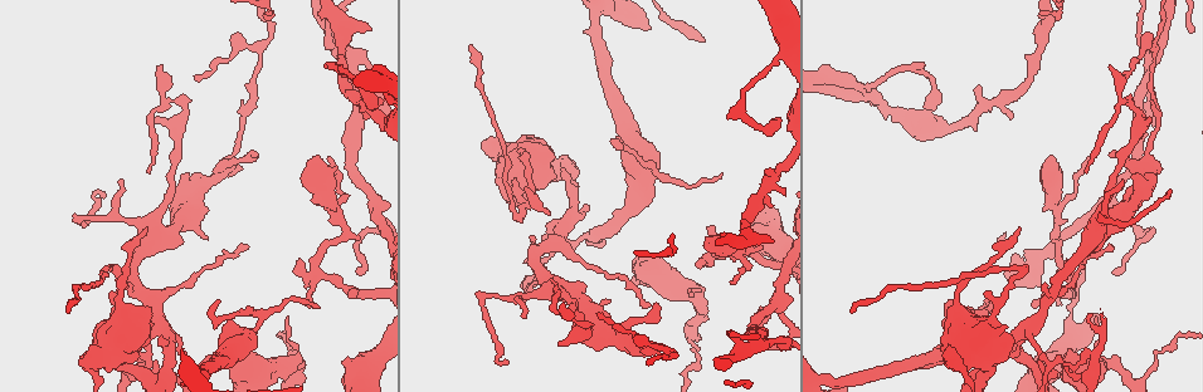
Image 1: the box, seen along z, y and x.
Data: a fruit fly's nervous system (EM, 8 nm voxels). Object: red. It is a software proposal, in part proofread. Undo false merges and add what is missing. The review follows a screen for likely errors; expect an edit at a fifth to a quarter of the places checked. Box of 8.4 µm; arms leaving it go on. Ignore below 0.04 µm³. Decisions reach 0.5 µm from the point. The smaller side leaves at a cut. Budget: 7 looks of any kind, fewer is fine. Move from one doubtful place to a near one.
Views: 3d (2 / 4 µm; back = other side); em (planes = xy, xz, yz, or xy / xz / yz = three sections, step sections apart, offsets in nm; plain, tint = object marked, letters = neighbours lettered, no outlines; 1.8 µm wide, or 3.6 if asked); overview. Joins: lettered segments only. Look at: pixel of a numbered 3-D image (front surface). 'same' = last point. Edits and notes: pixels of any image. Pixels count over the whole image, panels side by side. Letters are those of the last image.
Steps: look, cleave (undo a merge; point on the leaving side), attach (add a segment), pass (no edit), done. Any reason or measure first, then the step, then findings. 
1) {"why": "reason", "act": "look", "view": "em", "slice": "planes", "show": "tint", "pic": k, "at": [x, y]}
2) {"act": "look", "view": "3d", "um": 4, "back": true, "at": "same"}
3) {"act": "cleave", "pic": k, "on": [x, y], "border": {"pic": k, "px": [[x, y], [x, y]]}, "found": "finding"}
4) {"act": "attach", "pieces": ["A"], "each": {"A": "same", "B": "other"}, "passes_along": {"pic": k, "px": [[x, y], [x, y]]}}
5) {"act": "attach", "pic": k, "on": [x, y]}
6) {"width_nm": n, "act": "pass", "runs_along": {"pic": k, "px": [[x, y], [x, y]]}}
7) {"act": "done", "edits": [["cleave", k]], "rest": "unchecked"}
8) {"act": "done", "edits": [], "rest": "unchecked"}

{"why": "sharp bend", "act": "look", "view": "em", "slice": "xy", "step": 8, "show": "tint", "pic": 1, "at": [683, 291]}

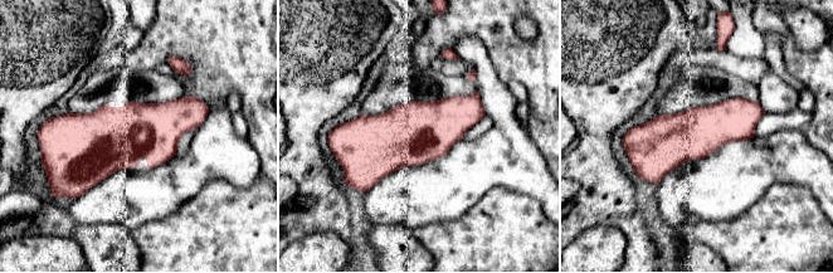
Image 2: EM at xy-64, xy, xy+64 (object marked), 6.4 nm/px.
{"act": "look", "view": "em", "slice": "planes", "show": "letters", "at": "same"}

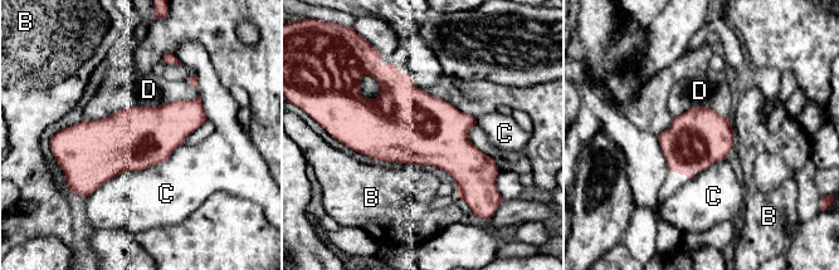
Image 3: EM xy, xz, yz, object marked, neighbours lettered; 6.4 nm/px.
{"act": "pass", "each": {"B": "other", "C": "other", "D": "other"}, "found": "one neuron here"}

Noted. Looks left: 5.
{"why": "tapers out", "act": "look", "view": "3d", "um": 4, "pic": 1, "at": [980, 305]}

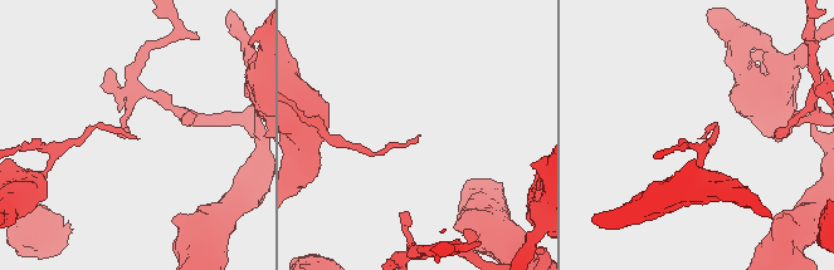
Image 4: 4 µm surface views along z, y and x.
{"why": "shape alone is not enough", "act": "look", "view": "em", "um": 3.6, "slice": "planes", "show": "tint", "pic": 4, "at": [420, 136]}

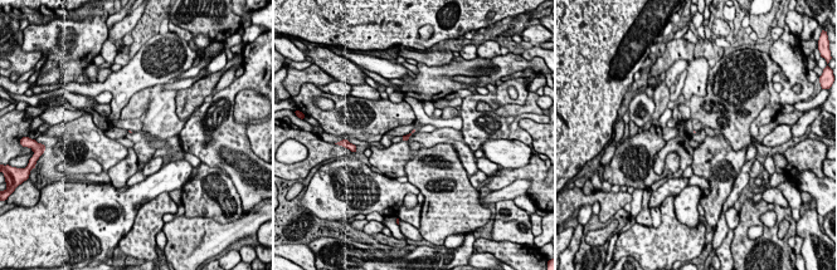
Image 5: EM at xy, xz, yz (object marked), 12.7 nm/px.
{"act": "look", "view": "em", "um": 3.6, "slice": "planes", "show": "letters", "at": "same"}

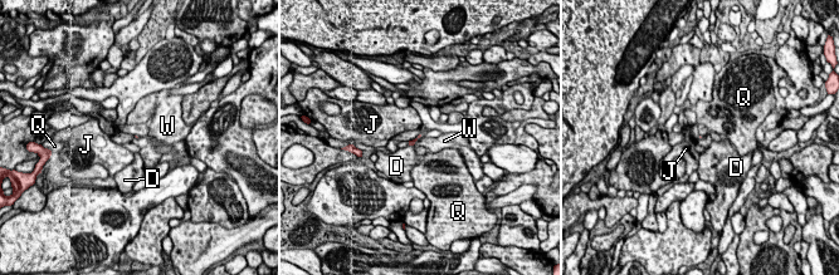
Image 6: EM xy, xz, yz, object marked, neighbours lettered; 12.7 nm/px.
{"act": "pass", "each": {"D": "other", "J": "other", "Q": "other", "W": "other"}, "found": "no lettered segment goes on from it"}

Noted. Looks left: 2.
{"act": "done", "edits": [], "rest": "unchecked"}

